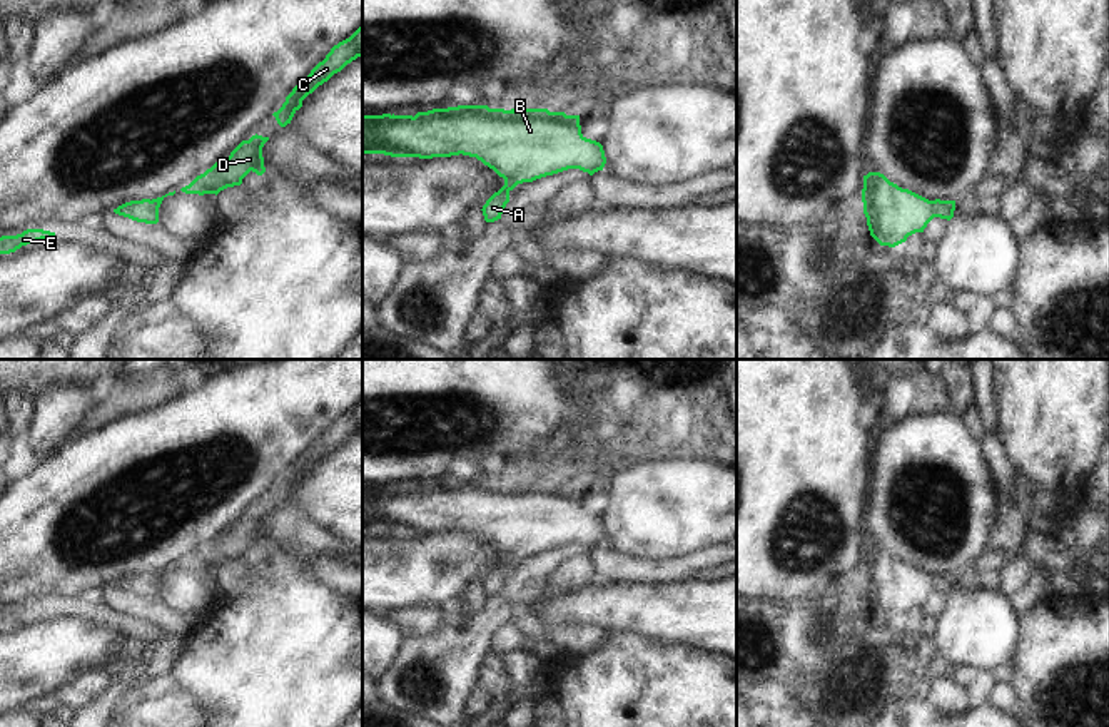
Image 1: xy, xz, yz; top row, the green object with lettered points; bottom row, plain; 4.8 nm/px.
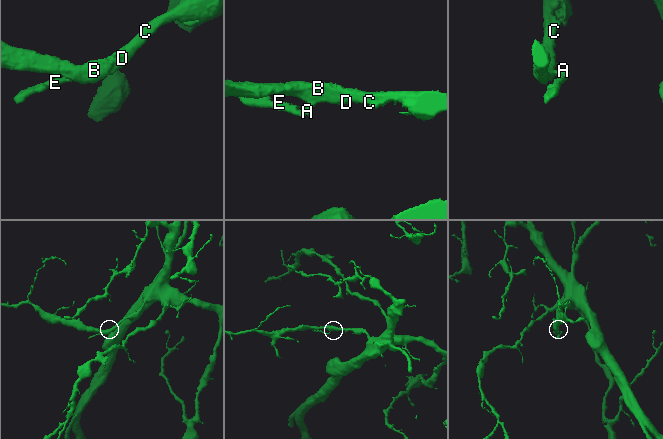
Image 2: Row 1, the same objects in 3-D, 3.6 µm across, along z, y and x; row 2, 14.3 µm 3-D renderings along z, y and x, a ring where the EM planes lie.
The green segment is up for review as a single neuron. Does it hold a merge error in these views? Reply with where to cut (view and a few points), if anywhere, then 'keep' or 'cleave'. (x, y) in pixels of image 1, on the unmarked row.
cut none; keep

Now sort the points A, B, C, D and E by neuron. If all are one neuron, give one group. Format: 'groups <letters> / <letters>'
groups A B C D E

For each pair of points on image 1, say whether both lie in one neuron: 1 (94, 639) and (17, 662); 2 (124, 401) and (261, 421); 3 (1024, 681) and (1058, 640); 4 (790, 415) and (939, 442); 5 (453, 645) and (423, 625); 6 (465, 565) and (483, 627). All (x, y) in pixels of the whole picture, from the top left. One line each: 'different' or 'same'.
1: same
2: different
3: same
4: different
5: different
6: different

